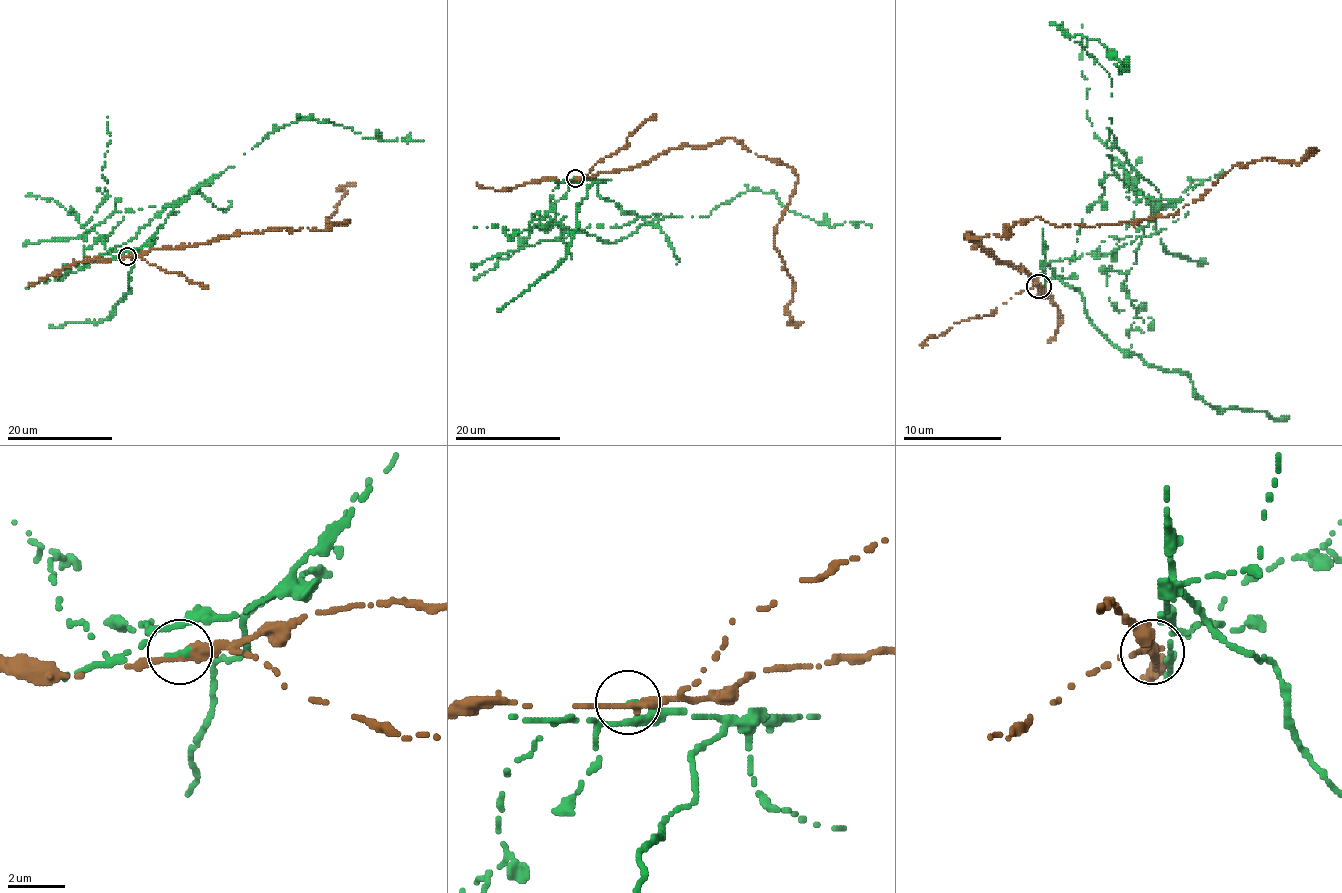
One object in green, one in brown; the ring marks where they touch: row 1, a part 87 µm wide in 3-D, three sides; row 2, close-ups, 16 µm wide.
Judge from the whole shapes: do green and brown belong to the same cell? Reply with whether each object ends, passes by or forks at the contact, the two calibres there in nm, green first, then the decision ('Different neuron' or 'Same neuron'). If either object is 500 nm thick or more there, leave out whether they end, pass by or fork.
At the ring green ends. At the ring brown passes by. Thickness 180 nm (green) against 320 nm. Different neuron

